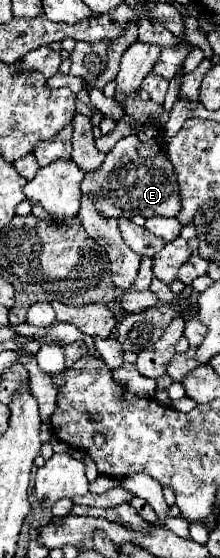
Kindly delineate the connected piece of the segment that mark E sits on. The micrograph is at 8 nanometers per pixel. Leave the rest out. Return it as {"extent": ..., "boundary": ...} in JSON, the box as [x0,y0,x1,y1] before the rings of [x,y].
{"extent":[82,136,180,218],"boundary":[[[126,136],[116,142],[116,146],[106,154],[106,160],[96,172],[88,172],[82,180],[82,196],[92,198],[96,208],[104,212],[104,216],[114,218],[134,218],[134,216],[176,216],[180,210],[180,200],[176,196],[178,184],[176,176],[172,172],[172,166],[168,164],[168,158],[164,156],[164,150],[150,160],[144,160],[138,156],[138,144],[136,136]]]}

